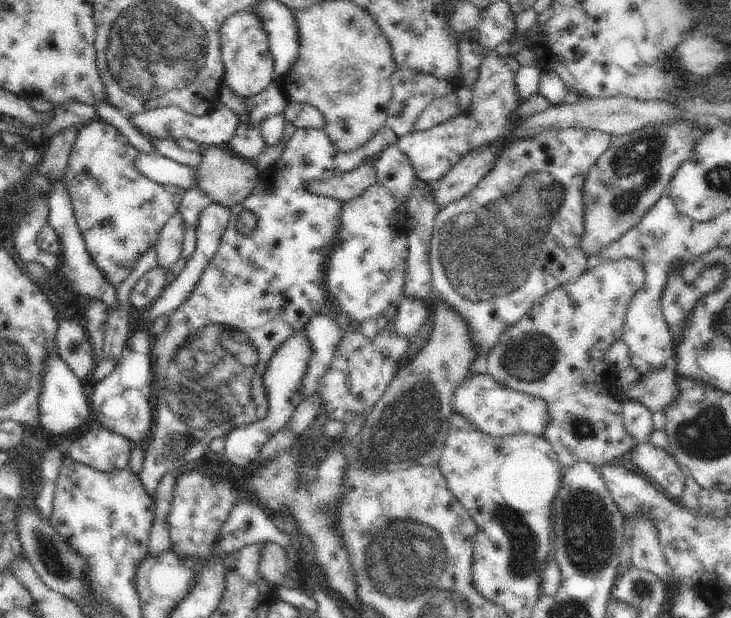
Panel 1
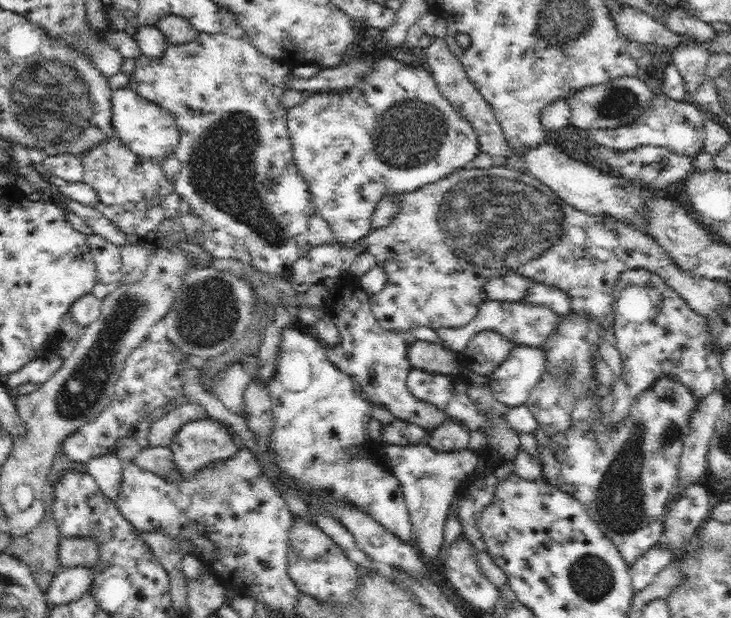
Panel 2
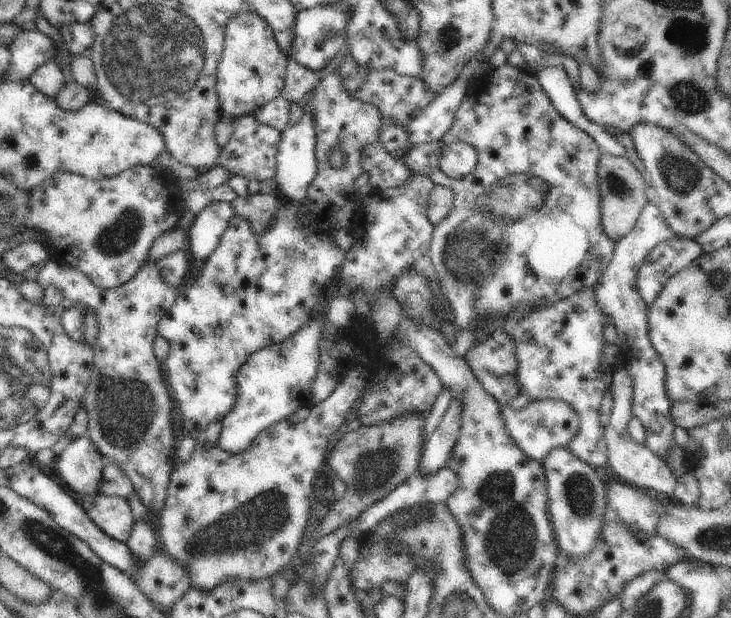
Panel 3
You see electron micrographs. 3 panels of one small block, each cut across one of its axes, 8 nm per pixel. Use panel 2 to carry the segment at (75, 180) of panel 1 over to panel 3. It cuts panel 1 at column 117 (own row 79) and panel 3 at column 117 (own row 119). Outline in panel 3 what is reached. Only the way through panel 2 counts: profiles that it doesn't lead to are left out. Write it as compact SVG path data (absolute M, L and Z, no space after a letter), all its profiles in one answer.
M138 165L130 167L128 170L122 171L122 174L114 176L114 178L105 178L104 180L92 180L91 178L86 178L85 176L80 176L80 174L74 174L65 172L64 174L56 173L54 176L44 180L32 190L32 196L30 203L32 208L29 210L27 223L31 225L36 232L40 232L42 236L46 236L50 240L51 244L56 244L56 238L58 240L66 240L66 258L70 262L70 268L76 268L80 270L84 276L90 279L90 282L96 286L96 288L101 288L102 290L112 290L119 285L123 285L128 282L130 278L138 272L138 269L146 262L148 258L150 249L154 242L156 242L163 234L170 232L172 229L178 226L178 220L183 214L183 204L182 204L182 190L176 183L175 176L169 172L169 169L164 168L162 170L156 170L152 168L151 165Z

